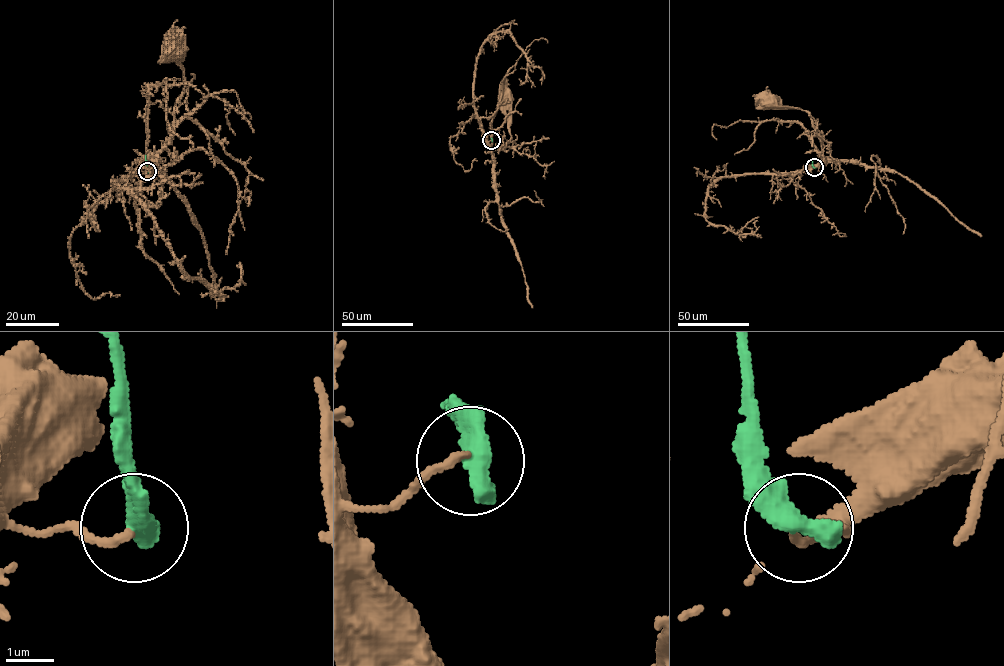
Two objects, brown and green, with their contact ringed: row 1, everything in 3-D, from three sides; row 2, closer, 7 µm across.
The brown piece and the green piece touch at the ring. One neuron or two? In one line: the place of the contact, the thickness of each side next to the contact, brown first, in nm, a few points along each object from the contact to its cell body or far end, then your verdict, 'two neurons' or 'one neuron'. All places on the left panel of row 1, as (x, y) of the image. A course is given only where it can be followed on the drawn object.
place (147, 171); calibres 150 and 550 nm; course brown (147, 171), (140, 171), (140, 167), (171, 139), (176, 102), (184, 90), (181, 55), (176, 48); course green (147, 171), (145, 155); two neurons

